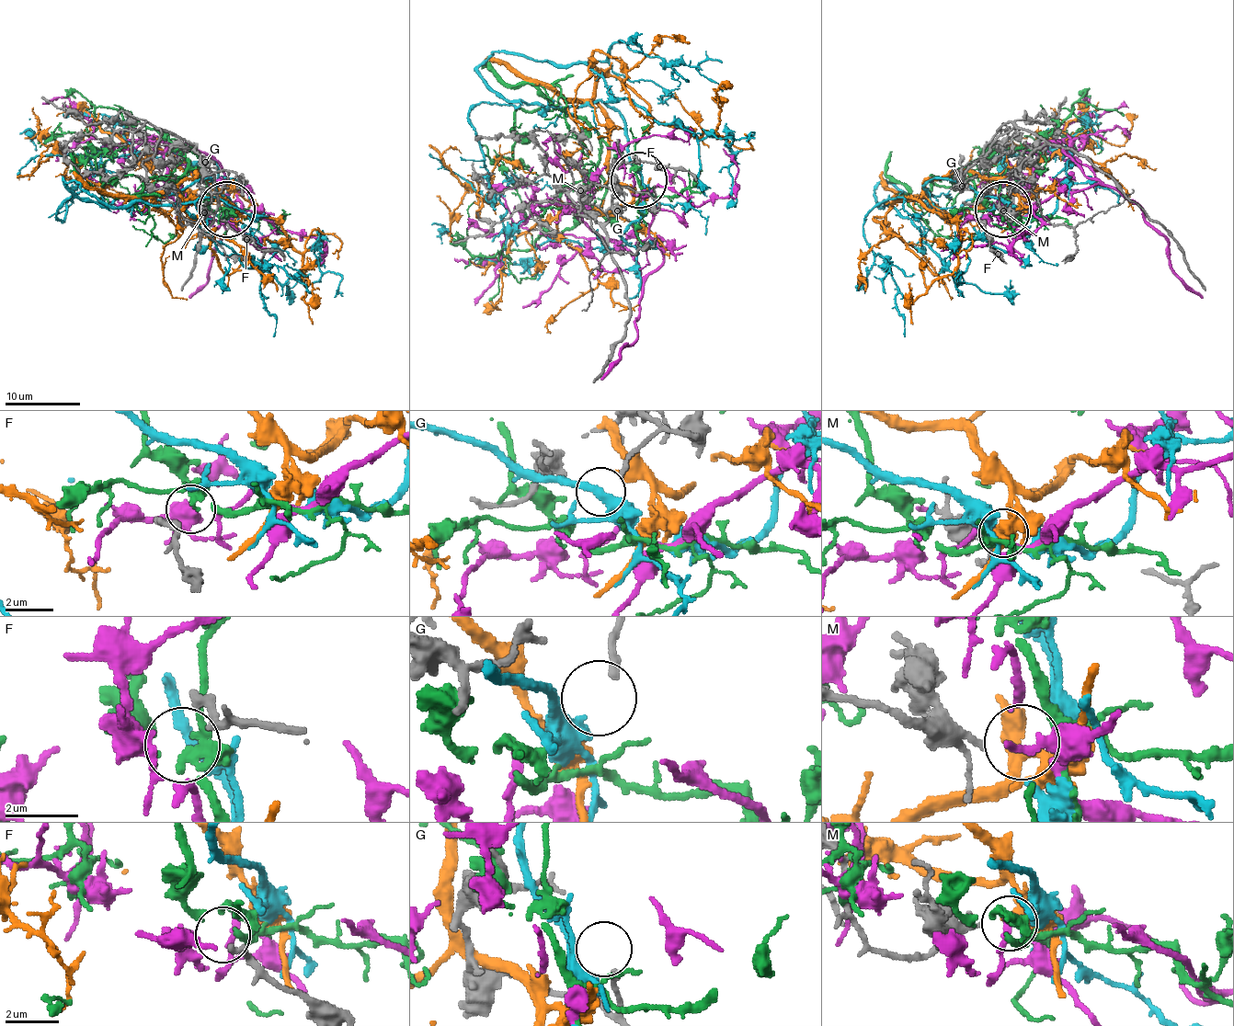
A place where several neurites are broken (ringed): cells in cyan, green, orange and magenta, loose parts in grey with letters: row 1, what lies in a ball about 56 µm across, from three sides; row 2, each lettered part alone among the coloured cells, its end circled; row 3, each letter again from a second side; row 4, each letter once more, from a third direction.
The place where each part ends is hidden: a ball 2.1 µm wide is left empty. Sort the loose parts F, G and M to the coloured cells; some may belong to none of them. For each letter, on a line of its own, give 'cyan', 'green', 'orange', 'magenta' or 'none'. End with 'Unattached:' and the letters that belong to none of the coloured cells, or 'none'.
F: magenta
G: none
M: cyan
Unattached: G

